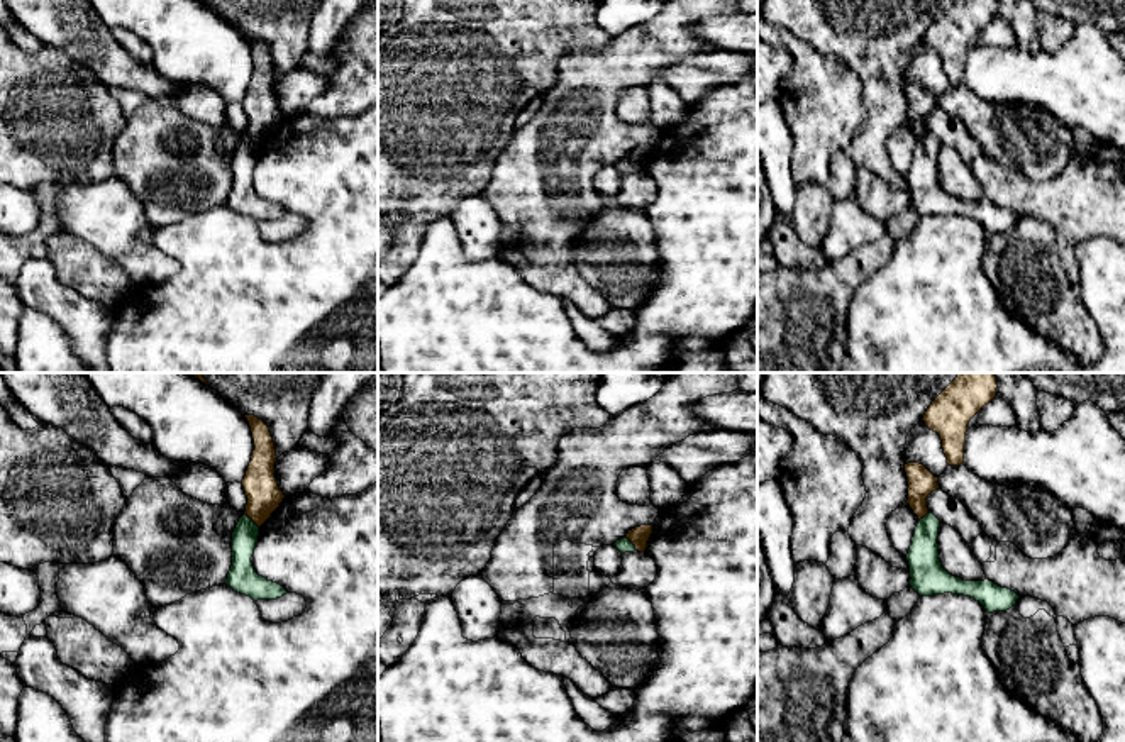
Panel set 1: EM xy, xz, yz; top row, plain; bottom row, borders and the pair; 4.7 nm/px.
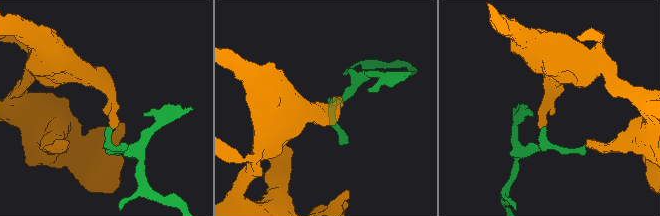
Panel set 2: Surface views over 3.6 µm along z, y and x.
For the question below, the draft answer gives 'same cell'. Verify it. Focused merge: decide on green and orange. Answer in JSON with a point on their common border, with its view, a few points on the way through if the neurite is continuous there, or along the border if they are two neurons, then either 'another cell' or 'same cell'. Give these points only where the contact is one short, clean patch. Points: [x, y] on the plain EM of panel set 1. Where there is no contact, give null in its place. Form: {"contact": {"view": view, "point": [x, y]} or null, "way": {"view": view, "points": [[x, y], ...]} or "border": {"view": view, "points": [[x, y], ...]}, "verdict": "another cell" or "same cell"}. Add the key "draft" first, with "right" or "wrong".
{"draft": "wrong", "contact": {"view": "xy", "point": [251, 141]}, "border": {"view": "xy", "points": [[244, 132], [258, 148]]}, "verdict": "another cell"}

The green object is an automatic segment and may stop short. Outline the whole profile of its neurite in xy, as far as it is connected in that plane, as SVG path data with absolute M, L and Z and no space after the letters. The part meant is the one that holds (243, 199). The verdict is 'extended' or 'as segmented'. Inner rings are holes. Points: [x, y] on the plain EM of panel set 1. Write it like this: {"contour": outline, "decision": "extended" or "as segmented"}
{"contour": "M244 134L232 152L232 186L225 205L234 212L258 220L276 220L288 212L259 197L251 183L259 156L259 147Z", "decision": "as segmented"}

